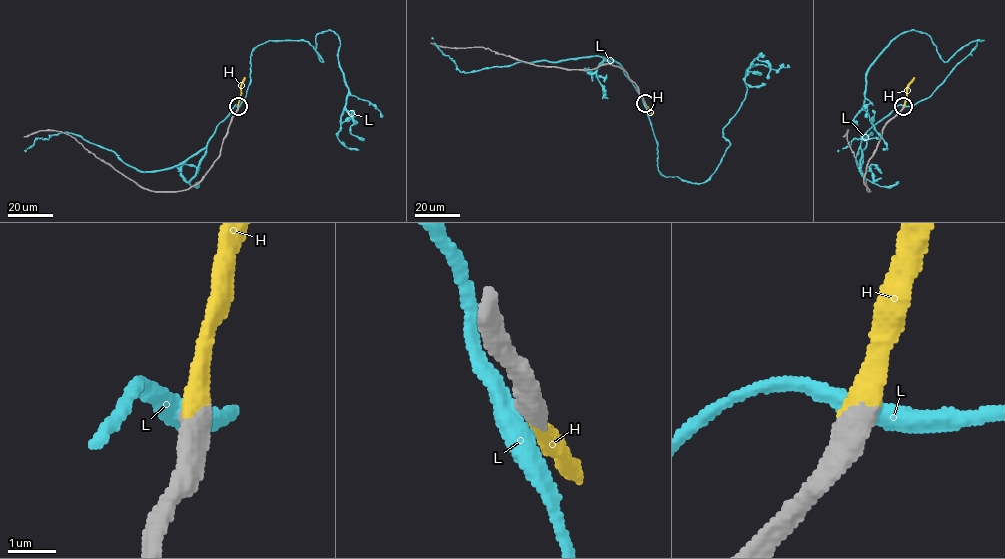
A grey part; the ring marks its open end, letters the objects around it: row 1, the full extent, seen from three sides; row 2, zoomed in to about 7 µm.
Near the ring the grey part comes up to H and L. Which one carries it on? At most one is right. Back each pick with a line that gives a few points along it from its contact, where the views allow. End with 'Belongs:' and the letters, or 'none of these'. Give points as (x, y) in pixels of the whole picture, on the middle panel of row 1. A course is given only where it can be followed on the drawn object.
Belongs: H

